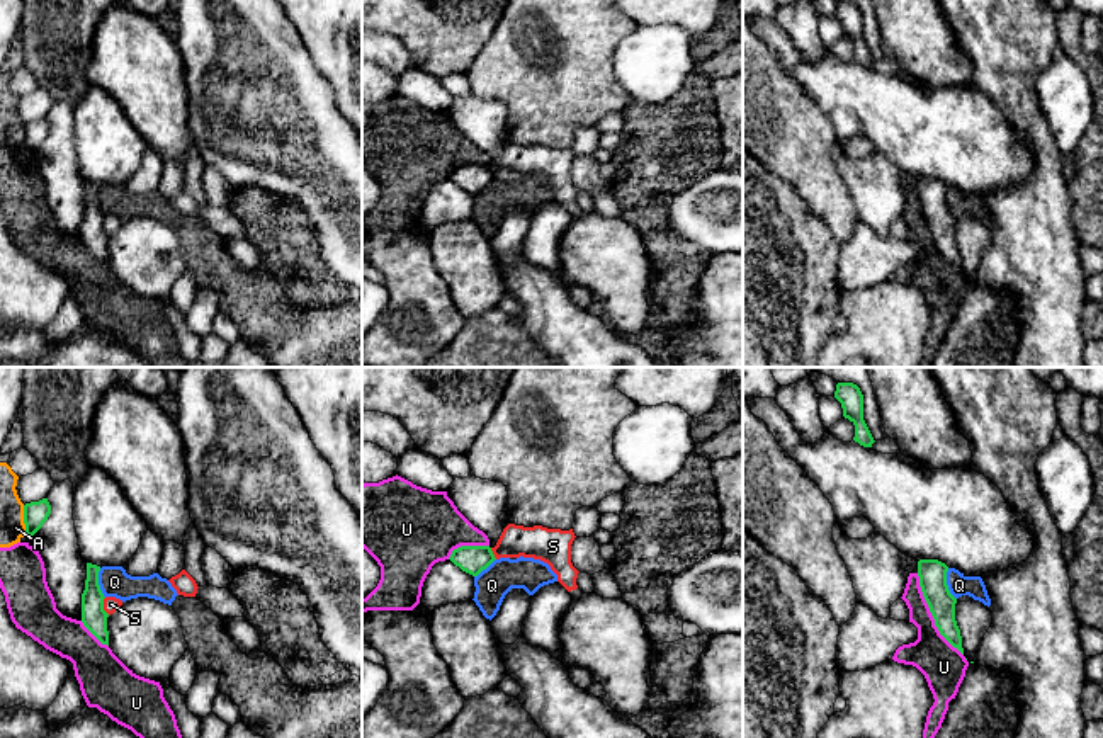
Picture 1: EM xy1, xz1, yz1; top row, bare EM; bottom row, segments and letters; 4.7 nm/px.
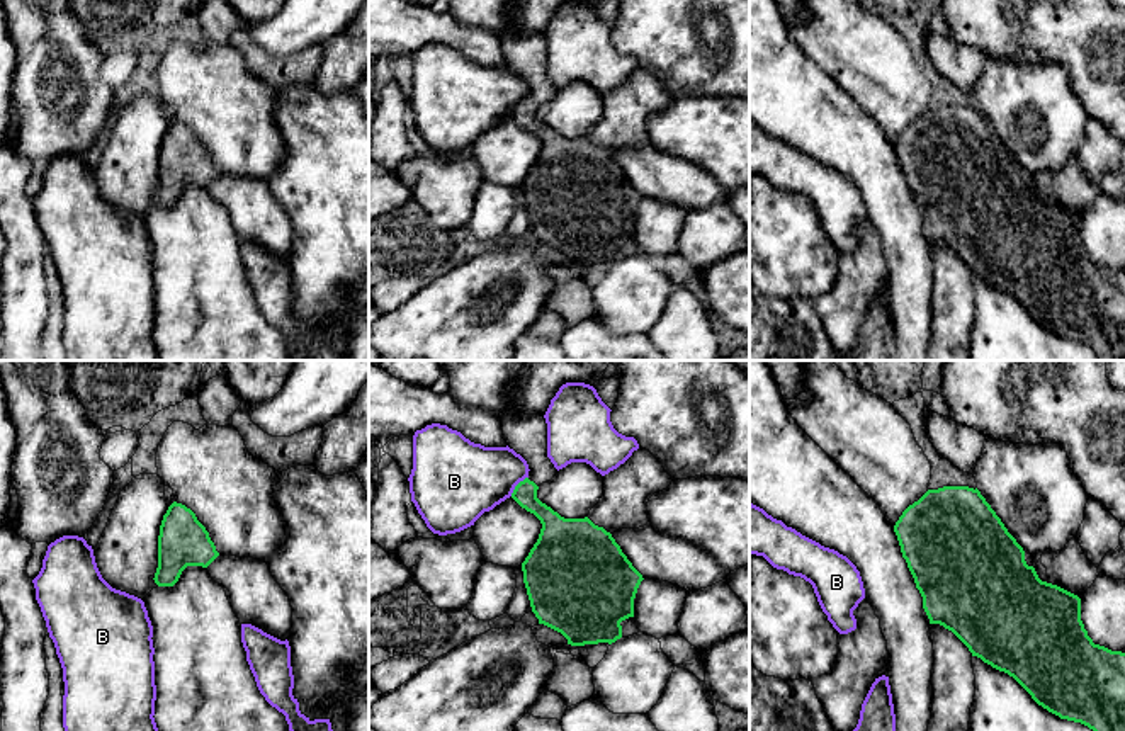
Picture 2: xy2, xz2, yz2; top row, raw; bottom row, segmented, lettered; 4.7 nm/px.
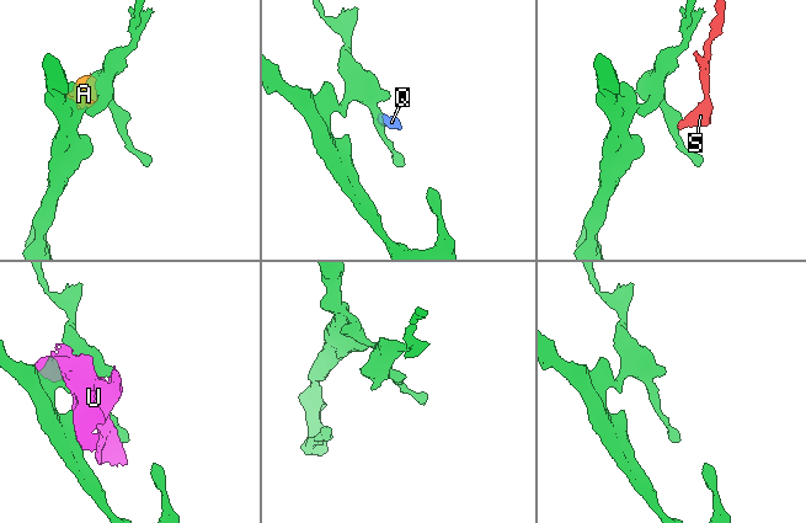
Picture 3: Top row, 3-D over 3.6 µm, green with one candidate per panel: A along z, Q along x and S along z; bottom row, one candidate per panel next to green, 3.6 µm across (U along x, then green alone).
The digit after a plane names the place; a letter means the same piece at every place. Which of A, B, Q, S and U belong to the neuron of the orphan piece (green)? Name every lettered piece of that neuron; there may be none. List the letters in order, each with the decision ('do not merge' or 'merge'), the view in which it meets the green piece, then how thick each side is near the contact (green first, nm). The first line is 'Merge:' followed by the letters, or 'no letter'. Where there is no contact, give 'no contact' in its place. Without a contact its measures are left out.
Merge: no letter
A: do not merge; meets green in xy1; 110 nm thick on the green side, 120 nm on the other
B: do not merge; meets green in xz2; 110 nm thick on the green side, 360 nm on the other
Q: do not merge; meets green in yz1; 130 nm thick on the green side, 100 nm on the other
S: do not merge; meets green in xy1; 120 nm thick on the green side, 80 nm on the other
U: do not merge; meets green in yz1; 130 nm thick on the green side, 200 nm on the other

